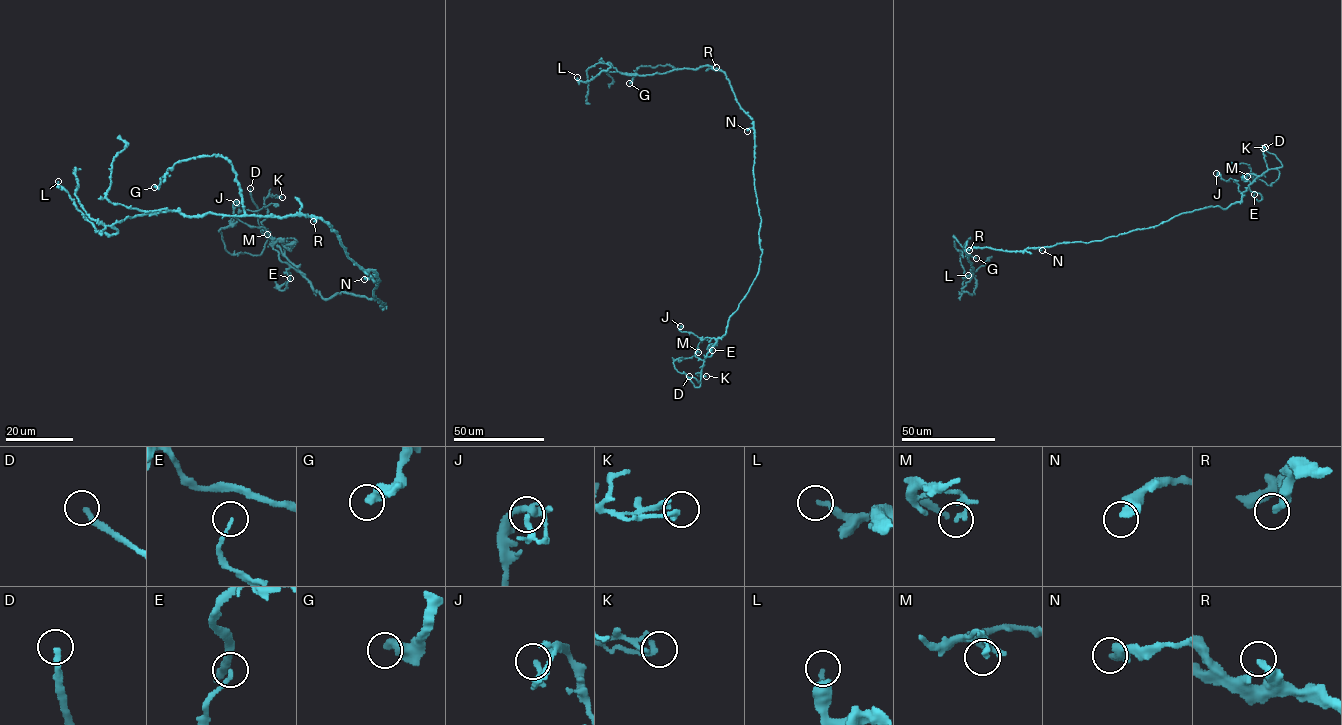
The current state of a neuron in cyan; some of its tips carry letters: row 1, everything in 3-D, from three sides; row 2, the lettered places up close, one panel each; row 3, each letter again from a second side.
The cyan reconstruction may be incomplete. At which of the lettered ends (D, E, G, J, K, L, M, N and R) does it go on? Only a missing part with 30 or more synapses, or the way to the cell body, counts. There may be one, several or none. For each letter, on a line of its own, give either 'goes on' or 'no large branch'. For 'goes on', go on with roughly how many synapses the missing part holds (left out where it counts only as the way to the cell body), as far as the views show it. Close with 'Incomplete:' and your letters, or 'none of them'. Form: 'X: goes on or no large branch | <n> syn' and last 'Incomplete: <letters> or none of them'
D: goes on
E: no large branch
G: no large branch
J: no large branch
K: no large branch
L: no large branch
M: no large branch
N: no large branch
R: no large branch
Incomplete: D

